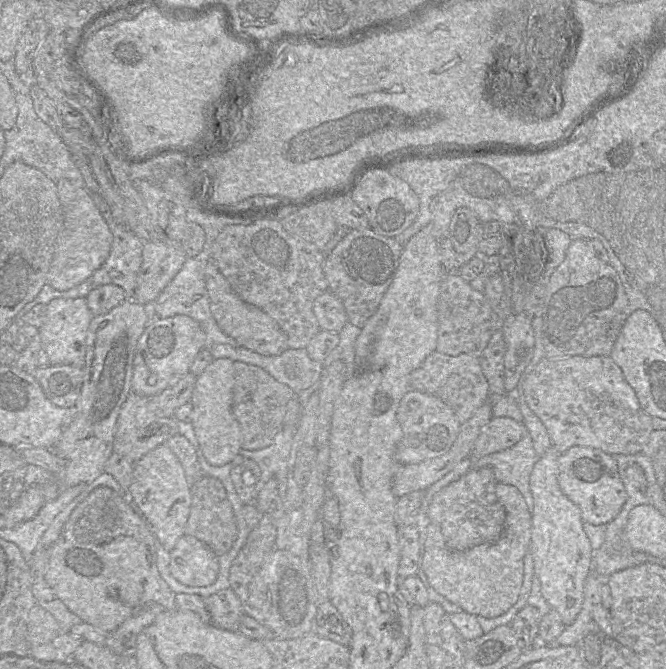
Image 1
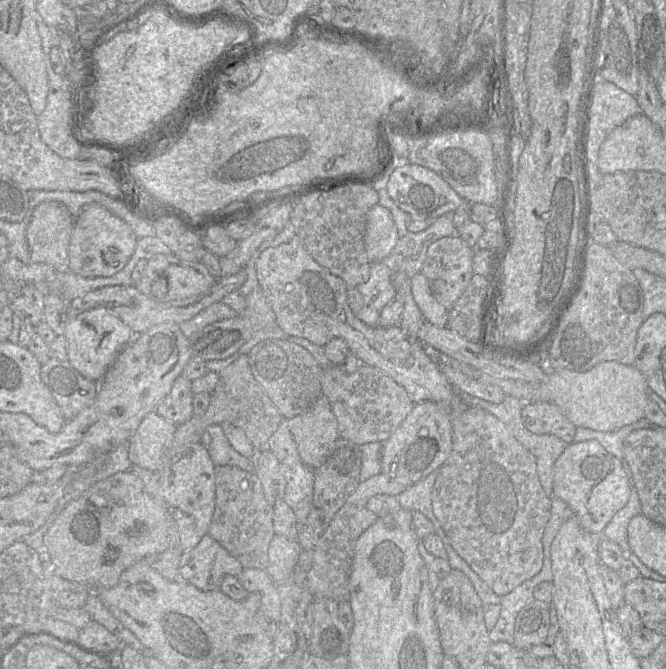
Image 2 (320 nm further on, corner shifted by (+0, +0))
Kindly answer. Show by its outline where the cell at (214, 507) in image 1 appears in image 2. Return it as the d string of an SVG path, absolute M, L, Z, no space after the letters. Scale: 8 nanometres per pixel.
M223 465L215 471L215 510L208 534L242 564L243 568L265 569L269 544L276 534L273 506L264 496L261 481L254 471Z

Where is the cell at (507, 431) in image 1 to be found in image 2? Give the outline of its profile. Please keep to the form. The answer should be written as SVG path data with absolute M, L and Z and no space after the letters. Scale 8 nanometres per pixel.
M538 401L527 403L522 409L525 428L537 435L554 435L568 444L574 442L577 427L553 403Z

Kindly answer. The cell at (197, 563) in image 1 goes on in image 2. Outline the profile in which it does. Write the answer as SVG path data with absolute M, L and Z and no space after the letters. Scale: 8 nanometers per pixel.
M206 534L197 546L184 551L182 554L179 575L182 577L183 582L192 584L203 591L213 591L218 590L221 587L226 576L231 575L238 577L243 569L239 560L232 556L209 534Z

